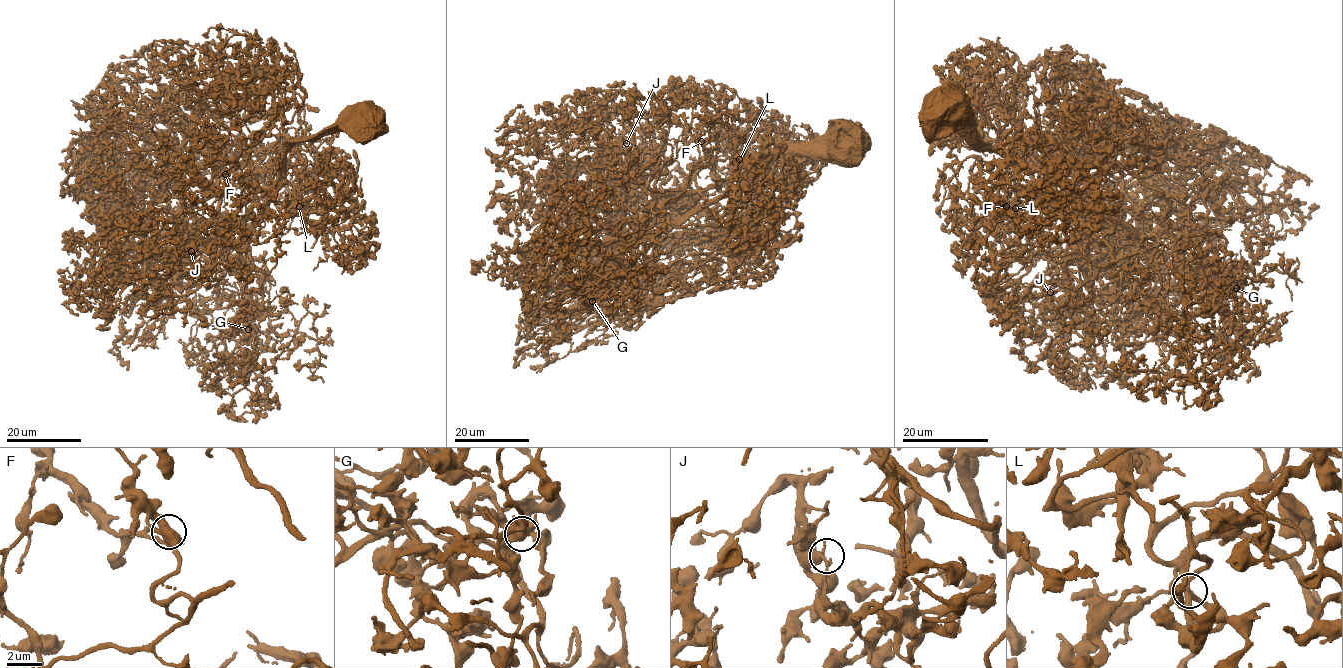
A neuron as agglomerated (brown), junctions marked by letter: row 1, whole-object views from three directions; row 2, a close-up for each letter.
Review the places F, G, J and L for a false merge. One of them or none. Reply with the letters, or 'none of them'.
none of them

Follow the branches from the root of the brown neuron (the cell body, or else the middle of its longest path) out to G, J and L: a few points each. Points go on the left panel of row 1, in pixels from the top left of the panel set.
G: (359, 118), (291, 143), (253, 223), (227, 251), (244, 294), (234, 318), (248, 329)
J: (359, 118), (343, 118), (332, 130), (291, 143), (239, 242), (211, 224), (175, 256), (191, 251)
L: (359, 118), (291, 143), (239, 242), (218, 229), (241, 238), (252, 208), (283, 212), (293, 195), (298, 206)

